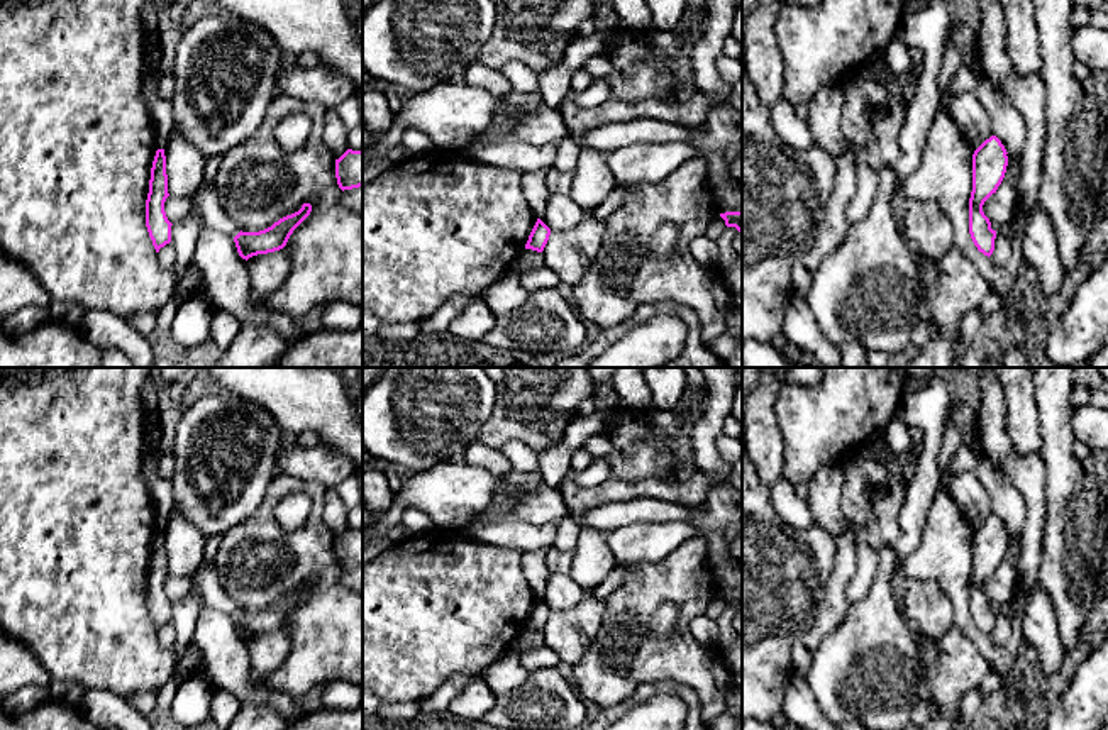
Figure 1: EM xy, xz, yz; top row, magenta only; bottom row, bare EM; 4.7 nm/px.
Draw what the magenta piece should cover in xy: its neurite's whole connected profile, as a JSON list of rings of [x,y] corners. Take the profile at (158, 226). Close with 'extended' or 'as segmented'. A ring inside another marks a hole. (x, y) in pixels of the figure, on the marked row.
[[[158,149],[149,180],[149,193],[146,200],[146,227],[156,252],[171,242],[171,222],[164,212],[168,193],[166,156],[164,149]]]; as segmented

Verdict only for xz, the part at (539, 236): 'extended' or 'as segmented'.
as segmented

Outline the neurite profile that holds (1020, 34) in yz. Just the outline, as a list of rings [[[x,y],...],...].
[[[998,0],[1003,10],[1003,41],[1011,68],[1020,76],[1040,75],[1042,53],[1033,0]]]

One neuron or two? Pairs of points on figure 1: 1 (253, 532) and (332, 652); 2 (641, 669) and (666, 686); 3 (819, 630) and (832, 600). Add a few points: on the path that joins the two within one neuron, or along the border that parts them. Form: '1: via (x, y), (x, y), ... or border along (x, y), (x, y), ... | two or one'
1: via (288, 556), (302, 556), (326, 580), (332, 617) | one
2: border along (695, 691), (653, 680), (624, 702) | two
3: via (824, 624), (832, 613), (832, 607) | one

